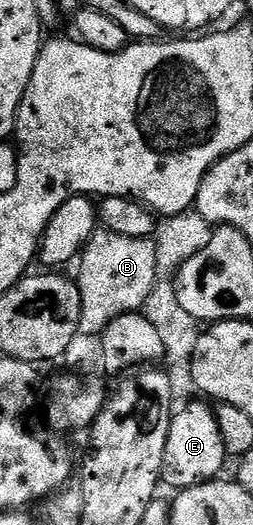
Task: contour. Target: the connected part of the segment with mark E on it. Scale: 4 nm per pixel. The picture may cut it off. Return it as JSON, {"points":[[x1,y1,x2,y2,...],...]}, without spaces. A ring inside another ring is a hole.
{"points":[[191,400,183,402,171,413,168,424,168,440,164,444,164,456,162,457,161,477,166,478,174,485,174,488,193,486,195,482,206,482,219,477,222,465,228,461,226,445,220,436,220,426,216,424,214,406,206,400]]}

